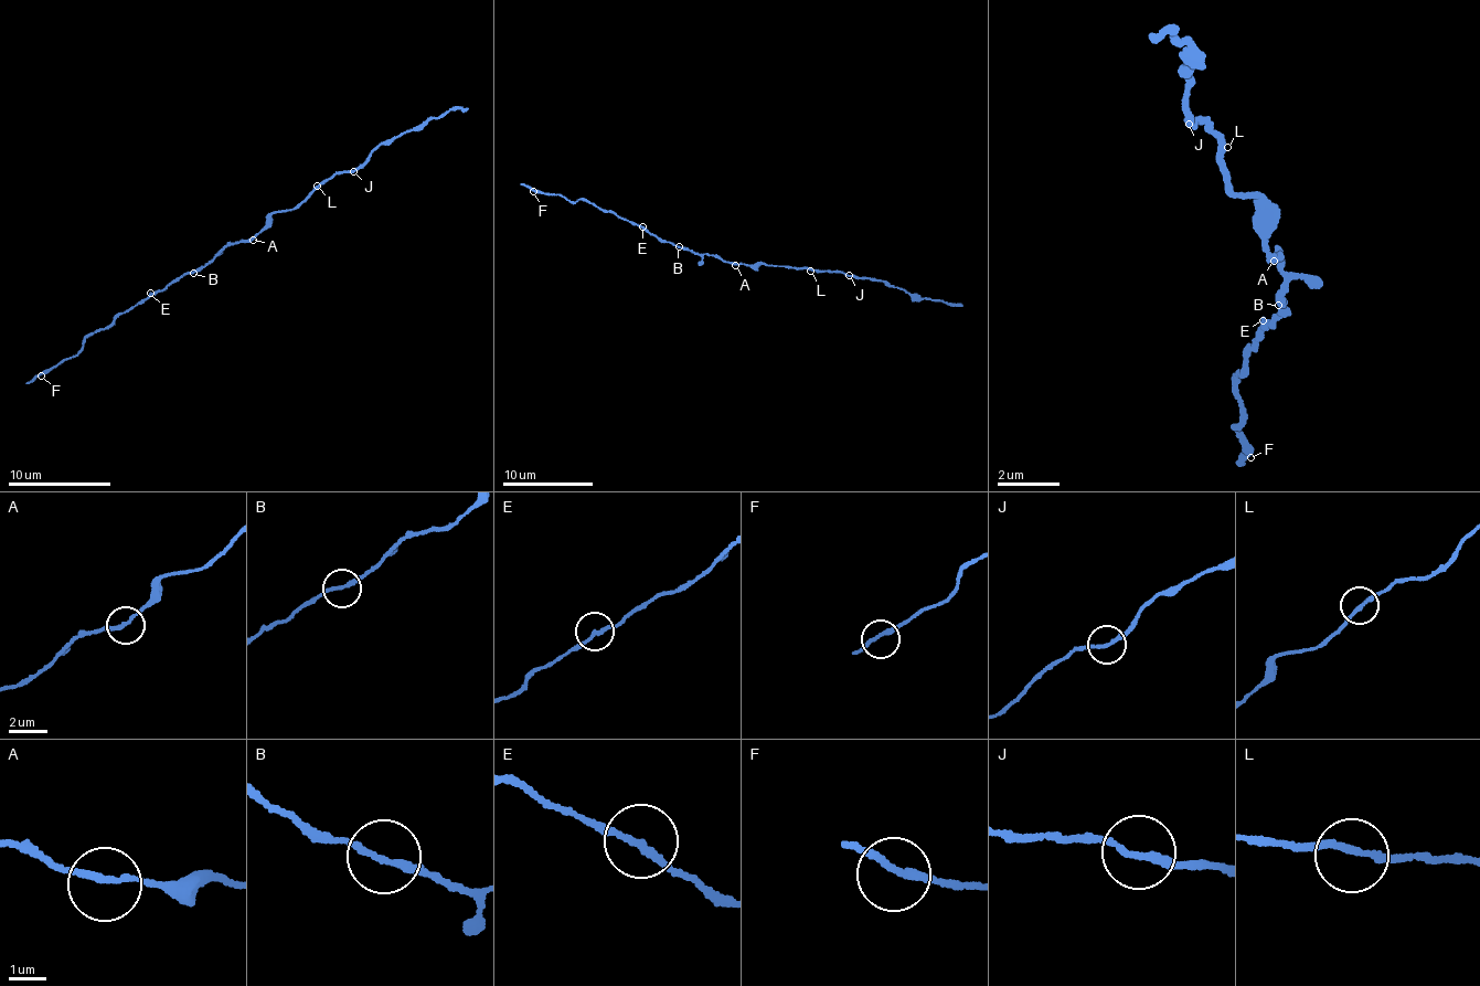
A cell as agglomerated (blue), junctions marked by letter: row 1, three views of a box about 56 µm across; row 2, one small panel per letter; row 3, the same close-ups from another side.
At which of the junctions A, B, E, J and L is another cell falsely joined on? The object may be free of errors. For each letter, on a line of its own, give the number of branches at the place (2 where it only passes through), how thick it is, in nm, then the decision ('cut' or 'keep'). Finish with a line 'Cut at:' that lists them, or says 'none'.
A: branches 2; calibre 160 nm; keep
B: branches 2; calibre 180 nm; keep
E: branches 2; calibre 180 nm; keep
J: branches 2; calibre 180 nm; keep
L: branches 2; calibre 180 nm; keep
Cut at: none

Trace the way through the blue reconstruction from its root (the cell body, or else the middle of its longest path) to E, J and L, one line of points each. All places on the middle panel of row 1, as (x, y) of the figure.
E: (736, 262), (699, 255), (641, 228)
J: (736, 262), (810, 267), (849, 275)
L: (736, 262), (788, 265), (810, 271)

